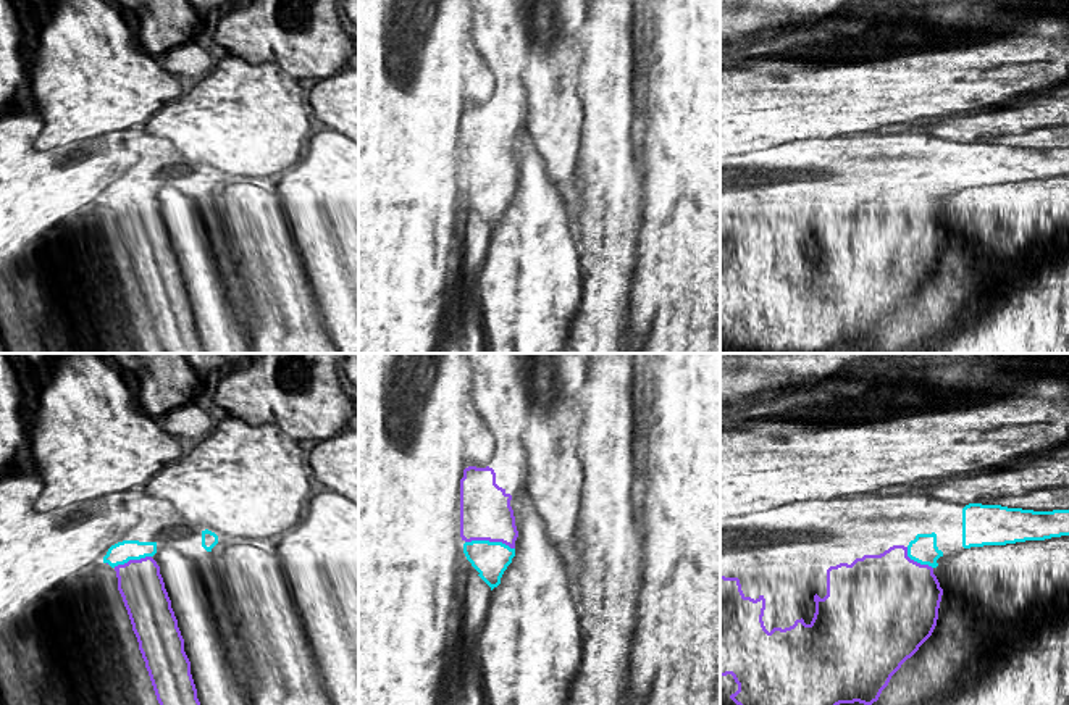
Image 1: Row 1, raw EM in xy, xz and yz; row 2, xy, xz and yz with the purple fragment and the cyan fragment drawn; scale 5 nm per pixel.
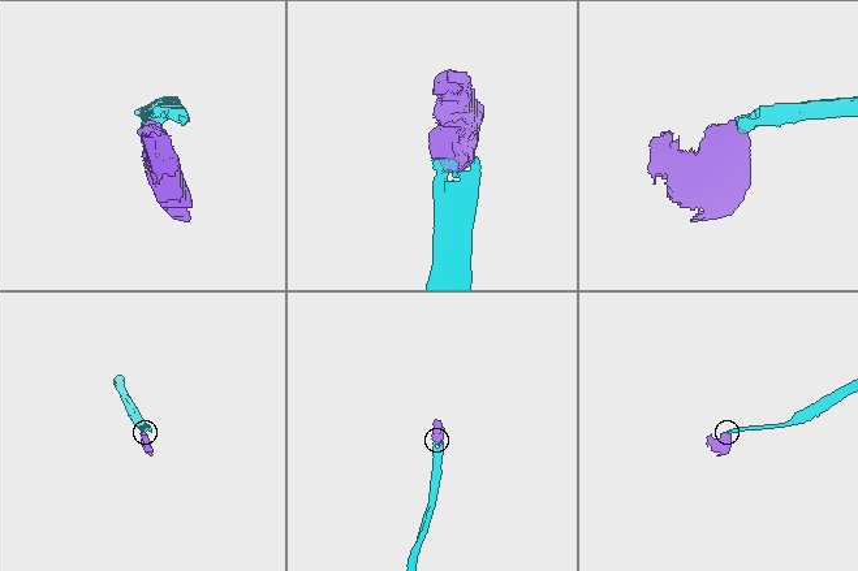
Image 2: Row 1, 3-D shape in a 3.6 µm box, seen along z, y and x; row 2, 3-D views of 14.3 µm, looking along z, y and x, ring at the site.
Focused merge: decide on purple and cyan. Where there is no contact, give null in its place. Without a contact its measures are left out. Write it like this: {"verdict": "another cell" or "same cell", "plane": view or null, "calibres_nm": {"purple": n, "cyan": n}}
{"verdict": "same cell", "plane": "xz", "calibres_nm": {"purple": 260, "cyan": 180}}

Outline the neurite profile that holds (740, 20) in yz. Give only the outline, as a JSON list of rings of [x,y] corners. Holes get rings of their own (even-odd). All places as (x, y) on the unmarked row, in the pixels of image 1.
[[[720,0],[720,53],[744,50],[751,35],[767,27],[811,23],[845,11],[864,0]]]

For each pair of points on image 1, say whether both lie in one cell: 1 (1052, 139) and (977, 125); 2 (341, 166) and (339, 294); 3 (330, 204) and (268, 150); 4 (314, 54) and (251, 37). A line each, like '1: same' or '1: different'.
1: different
2: same
3: different
4: same

